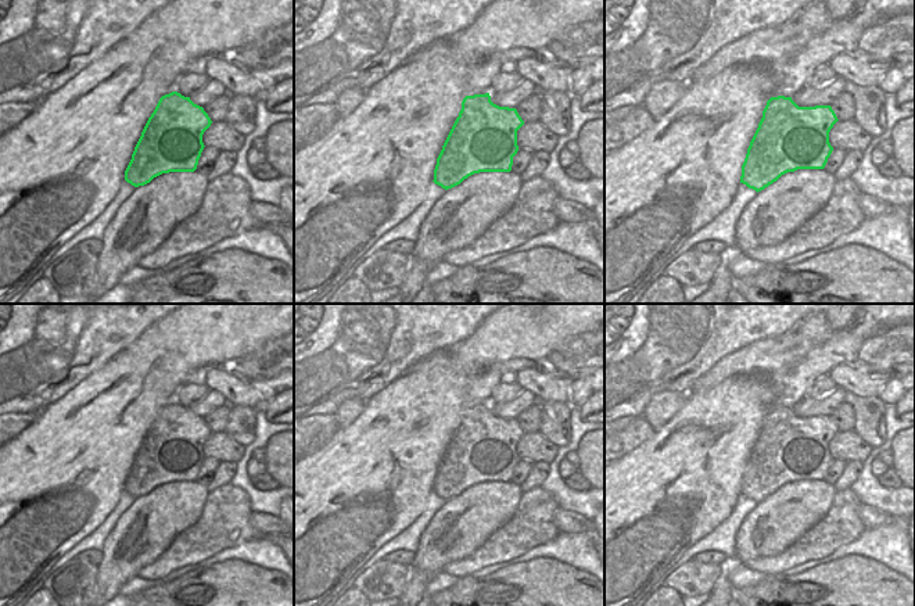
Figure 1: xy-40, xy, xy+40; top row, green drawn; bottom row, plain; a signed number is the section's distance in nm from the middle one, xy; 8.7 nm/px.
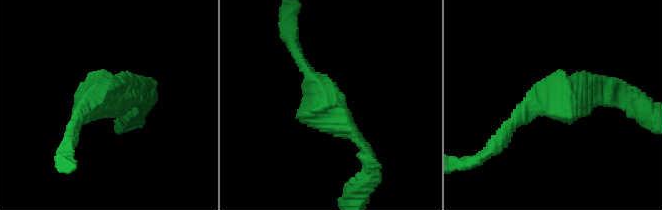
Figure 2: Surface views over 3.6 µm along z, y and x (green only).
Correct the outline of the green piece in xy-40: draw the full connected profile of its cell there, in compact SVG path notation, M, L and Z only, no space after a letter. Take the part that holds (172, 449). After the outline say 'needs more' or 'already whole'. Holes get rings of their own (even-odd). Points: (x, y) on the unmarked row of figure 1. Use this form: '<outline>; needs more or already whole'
M172 402L159 409L134 458L125 481L125 491L134 498L150 494L154 488L169 483L194 483L204 460L202 445L212 431L202 417L190 408Z; already whole

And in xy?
M489 404L466 406L462 420L456 428L444 456L437 469L434 480L434 494L448 501L460 495L464 490L480 483L510 483L513 467L518 462L517 441L524 435L516 419L499 417L491 412Z; already whole

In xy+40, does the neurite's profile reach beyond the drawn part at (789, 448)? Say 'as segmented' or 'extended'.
as segmented

